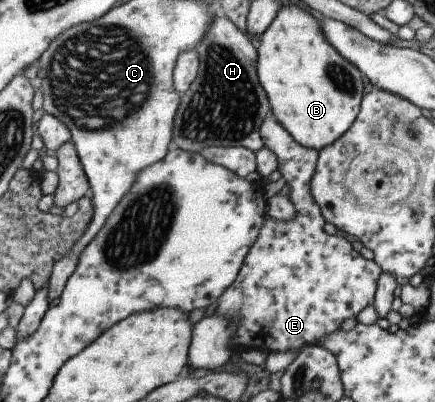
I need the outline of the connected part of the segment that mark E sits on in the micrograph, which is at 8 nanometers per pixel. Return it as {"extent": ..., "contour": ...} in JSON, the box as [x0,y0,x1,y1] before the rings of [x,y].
{"extent":[214,114,381,355],"contour":[[[271,114],[263,118],[259,126],[259,135],[265,147],[277,158],[277,170],[285,179],[285,184],[289,185],[287,197],[294,205],[296,215],[286,222],[264,221],[235,279],[220,295],[214,312],[236,323],[231,347],[237,347],[238,343],[238,349],[256,347],[267,351],[291,350],[297,355],[305,346],[316,345],[316,341],[322,340],[326,333],[339,328],[343,320],[355,318],[363,307],[372,305],[381,271],[374,261],[366,260],[358,251],[354,251],[349,238],[330,236],[323,232],[322,227],[326,221],[308,190],[318,151],[293,140],[291,134]]]}

